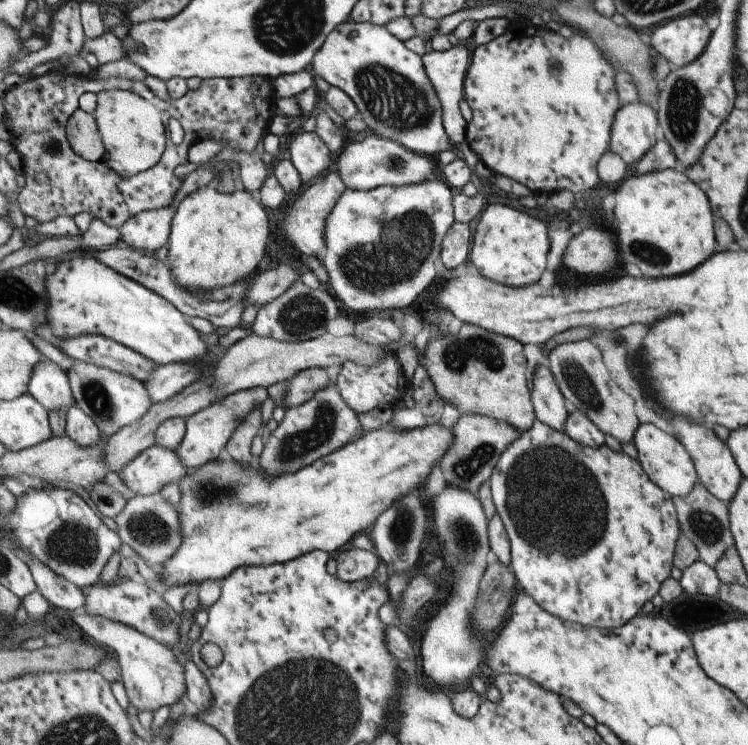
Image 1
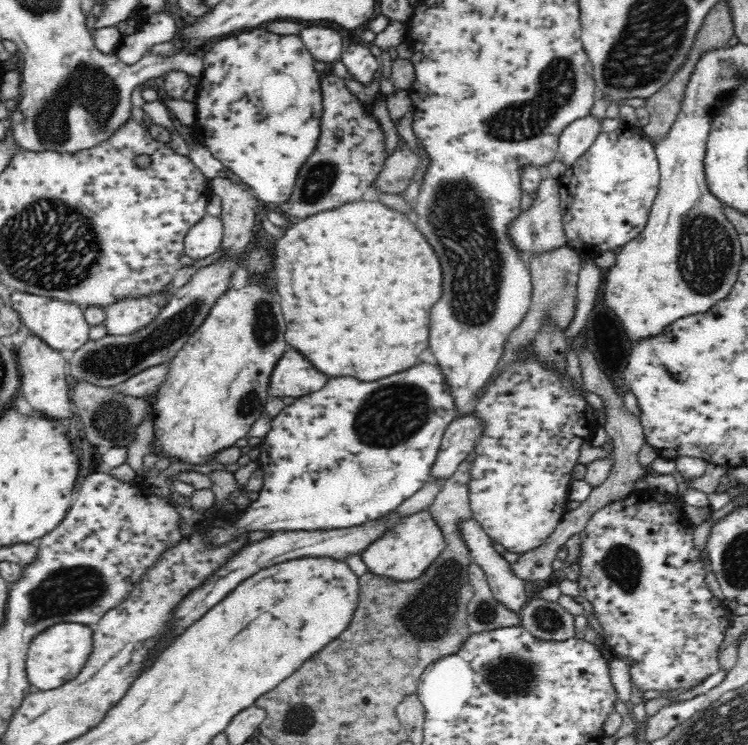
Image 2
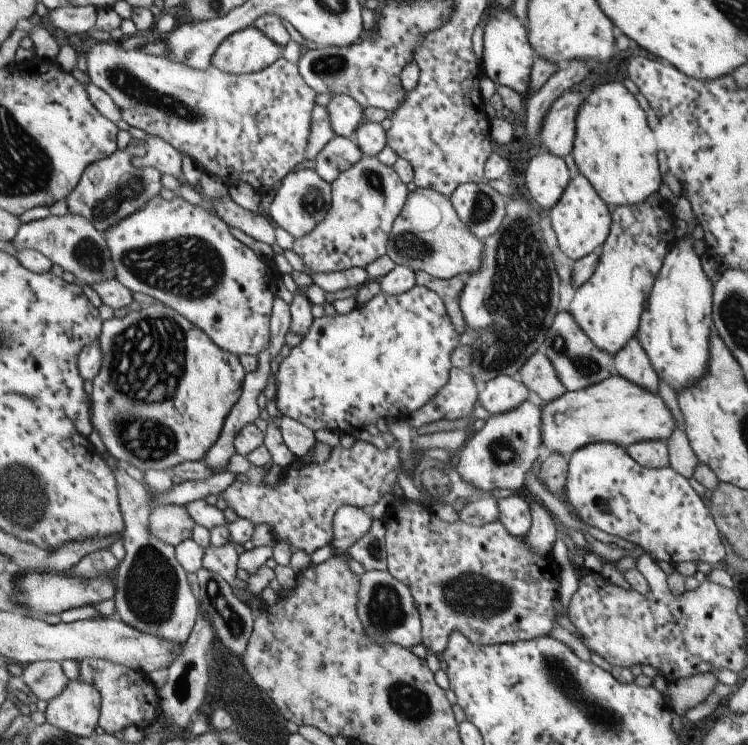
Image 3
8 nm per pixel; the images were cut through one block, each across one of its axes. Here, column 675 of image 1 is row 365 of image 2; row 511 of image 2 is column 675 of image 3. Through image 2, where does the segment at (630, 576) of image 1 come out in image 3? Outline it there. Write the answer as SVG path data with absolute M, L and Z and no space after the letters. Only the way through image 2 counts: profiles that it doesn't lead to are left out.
M593 442L579 448L569 456L570 471L564 498L576 510L583 523L619 536L639 546L653 560L664 560L674 566L678 562L706 562L711 566L723 563L725 551L710 509L703 504L700 493L695 492L686 478L673 472L671 467L648 469L639 466L629 452L613 442Z

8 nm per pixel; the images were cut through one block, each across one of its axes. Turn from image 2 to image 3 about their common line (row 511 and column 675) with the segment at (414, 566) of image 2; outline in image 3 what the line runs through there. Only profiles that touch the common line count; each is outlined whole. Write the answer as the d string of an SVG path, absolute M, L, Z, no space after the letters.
M617 373L611 378L605 379L599 384L594 384L585 390L569 391L547 403L543 407L543 443L545 453L559 452L563 456L569 456L577 452L579 448L593 444L593 442L613 442L621 447L634 445L636 442L647 440L667 440L671 433L678 428L678 420L667 406L666 402L658 392L646 390L638 383L631 382Z

